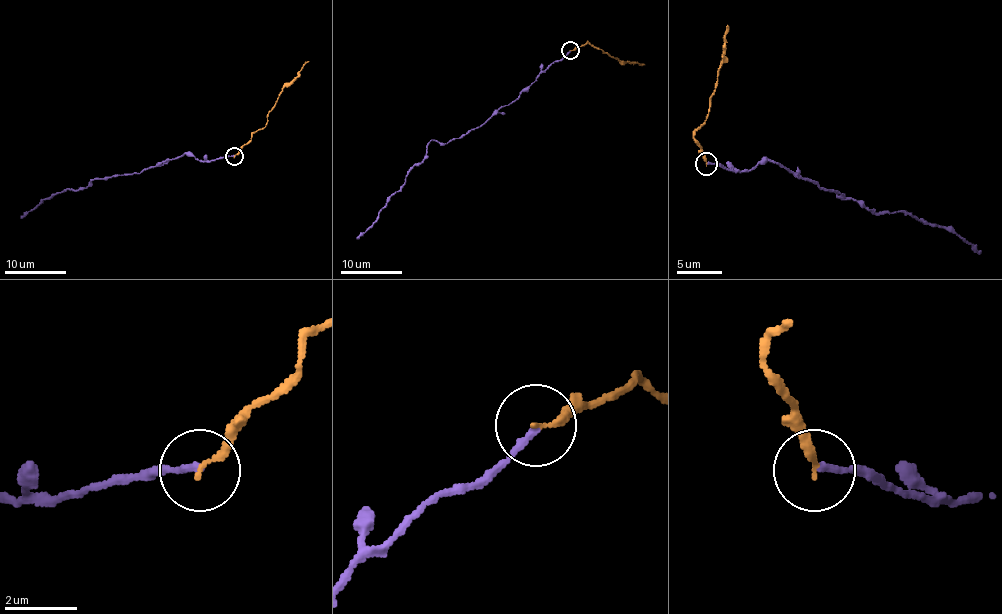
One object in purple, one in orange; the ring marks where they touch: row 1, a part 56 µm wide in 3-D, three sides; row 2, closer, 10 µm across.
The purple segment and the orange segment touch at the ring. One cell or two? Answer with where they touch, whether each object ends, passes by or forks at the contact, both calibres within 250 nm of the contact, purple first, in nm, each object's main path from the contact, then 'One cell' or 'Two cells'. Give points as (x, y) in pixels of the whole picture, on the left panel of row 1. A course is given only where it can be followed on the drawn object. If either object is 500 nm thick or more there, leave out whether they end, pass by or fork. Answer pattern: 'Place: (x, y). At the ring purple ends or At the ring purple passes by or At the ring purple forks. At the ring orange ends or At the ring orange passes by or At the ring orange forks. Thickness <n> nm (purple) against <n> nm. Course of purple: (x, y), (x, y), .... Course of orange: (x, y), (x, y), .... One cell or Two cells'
Place: (234, 156). At the ring purple ends. At the ring orange ends. Thickness 190 nm (purple) against 150 nm. Course of purple: (235, 156), (199, 160), (183, 154), (140, 172), (94, 179), (84, 188), (63, 189), (42, 200), (20, 218). Course of orange: (235, 156), (251, 134), (264, 126), (279, 93), (308, 61). Two cells

